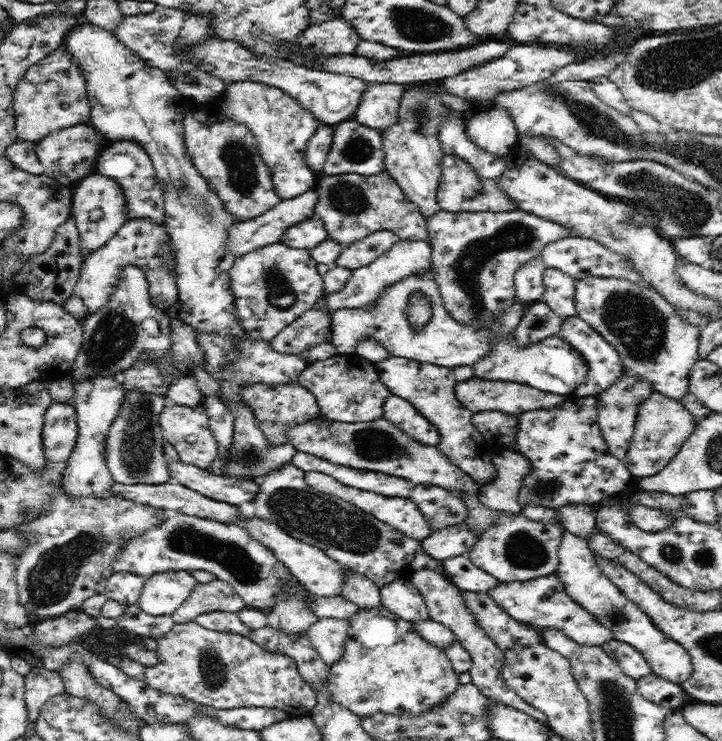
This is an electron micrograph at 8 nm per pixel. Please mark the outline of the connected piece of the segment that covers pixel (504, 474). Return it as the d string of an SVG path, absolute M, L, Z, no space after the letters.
M504 449L491 459L498 478L491 484L481 485L477 494L479 503L490 512L520 514L520 492L530 474L534 474L534 463L516 449Z

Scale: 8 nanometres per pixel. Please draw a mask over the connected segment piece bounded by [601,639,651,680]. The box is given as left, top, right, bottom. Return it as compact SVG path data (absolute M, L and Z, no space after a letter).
M612 640L601 646L610 655L614 662L627 674L631 679L638 680L651 672L650 663L644 657L644 654L635 646L621 640Z

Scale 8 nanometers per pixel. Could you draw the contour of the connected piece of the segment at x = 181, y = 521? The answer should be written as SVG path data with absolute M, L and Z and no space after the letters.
M182 511L163 513L157 523L134 533L130 539L124 539L109 562L109 572L134 573L143 578L168 569L210 571L240 596L246 608L261 610L273 603L277 578L290 575L269 548L254 540L235 522L200 518Z

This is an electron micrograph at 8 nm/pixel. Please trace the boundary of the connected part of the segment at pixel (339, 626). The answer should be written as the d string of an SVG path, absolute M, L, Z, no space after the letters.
M318 617L308 628L308 638L317 653L330 666L341 657L347 637L348 621L345 618Z

